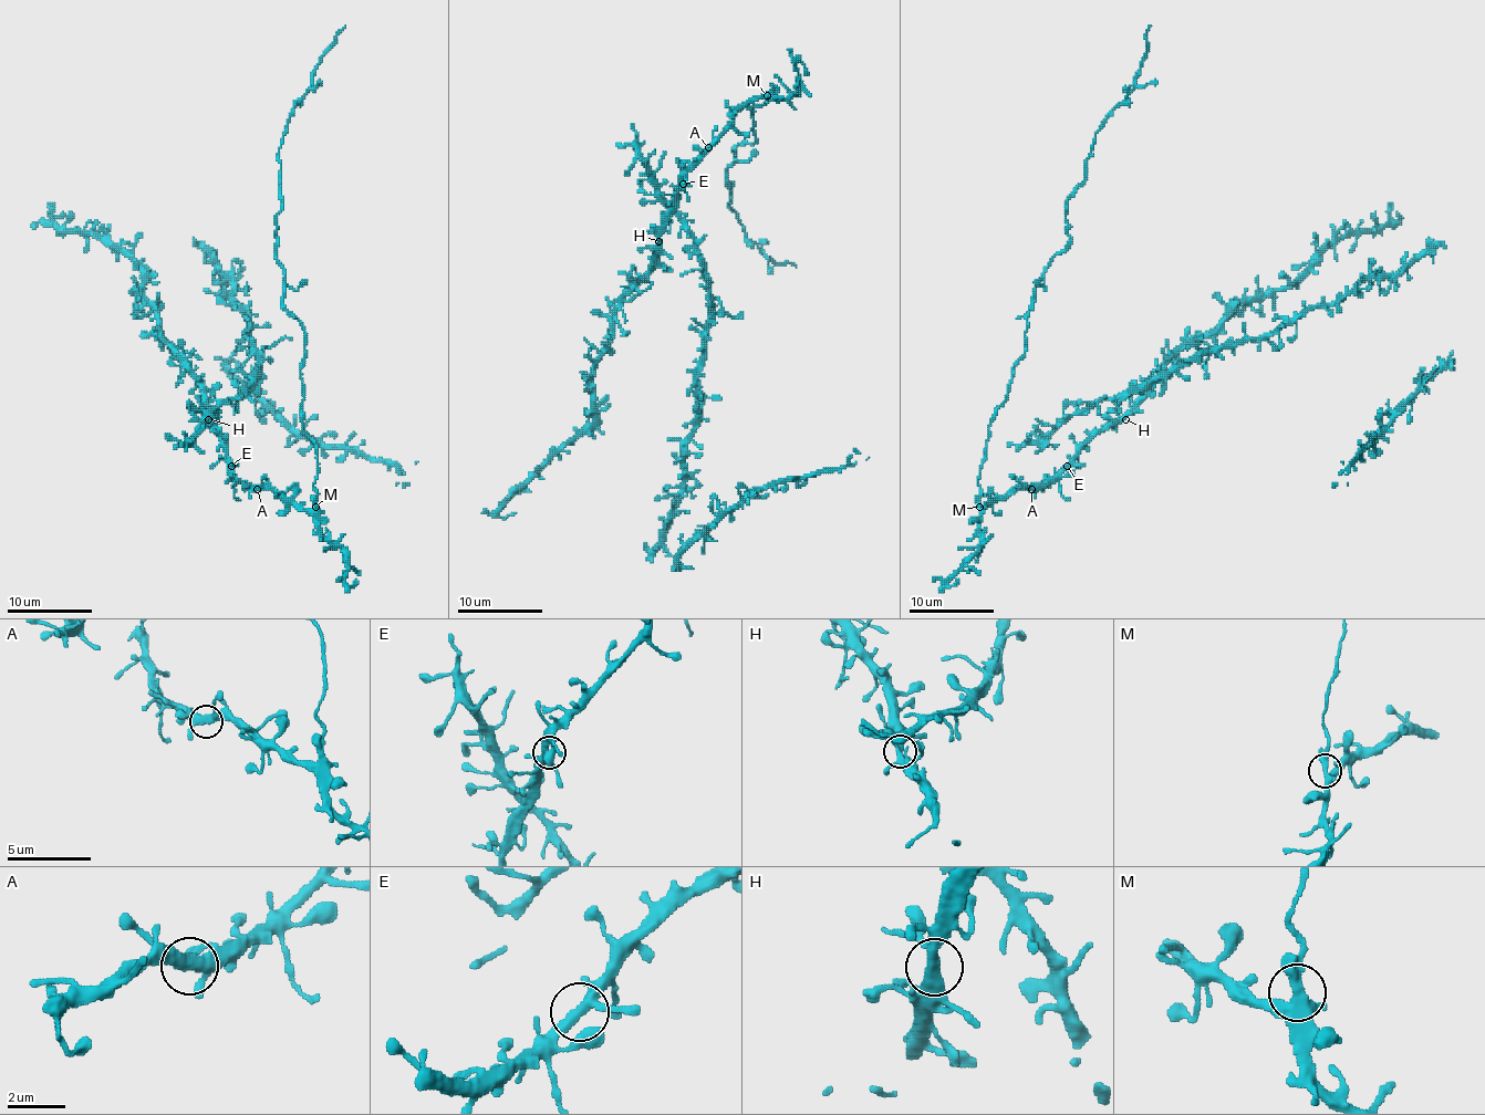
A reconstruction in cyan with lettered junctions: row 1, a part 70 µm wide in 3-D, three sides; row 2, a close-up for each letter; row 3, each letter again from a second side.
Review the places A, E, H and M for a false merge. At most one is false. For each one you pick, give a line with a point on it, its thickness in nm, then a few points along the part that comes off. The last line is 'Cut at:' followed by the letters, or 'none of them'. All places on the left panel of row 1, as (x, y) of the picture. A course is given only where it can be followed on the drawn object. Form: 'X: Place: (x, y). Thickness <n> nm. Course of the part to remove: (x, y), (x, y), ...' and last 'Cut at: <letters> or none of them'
M: Place: (315, 507). Thickness 380 nm. Course of the part to remove: (315, 507), (304, 331), (283, 303), (277, 259), (279, 147), (345, 25)
Cut at: M

